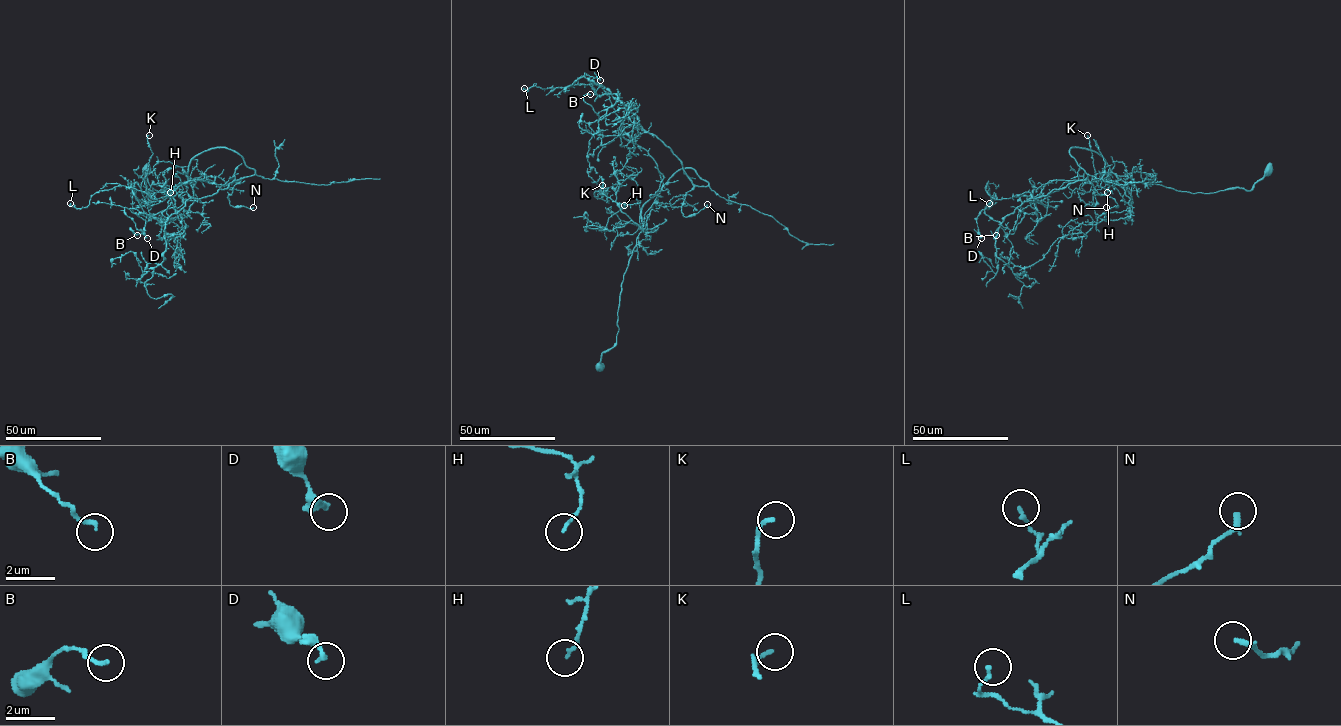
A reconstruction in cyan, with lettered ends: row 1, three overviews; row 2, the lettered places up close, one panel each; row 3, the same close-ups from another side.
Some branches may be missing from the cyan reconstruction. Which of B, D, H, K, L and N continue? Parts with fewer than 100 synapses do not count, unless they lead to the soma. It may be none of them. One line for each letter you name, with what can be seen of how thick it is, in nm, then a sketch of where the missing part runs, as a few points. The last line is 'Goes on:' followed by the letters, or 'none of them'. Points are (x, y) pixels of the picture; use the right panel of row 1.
Goes on: none of them

